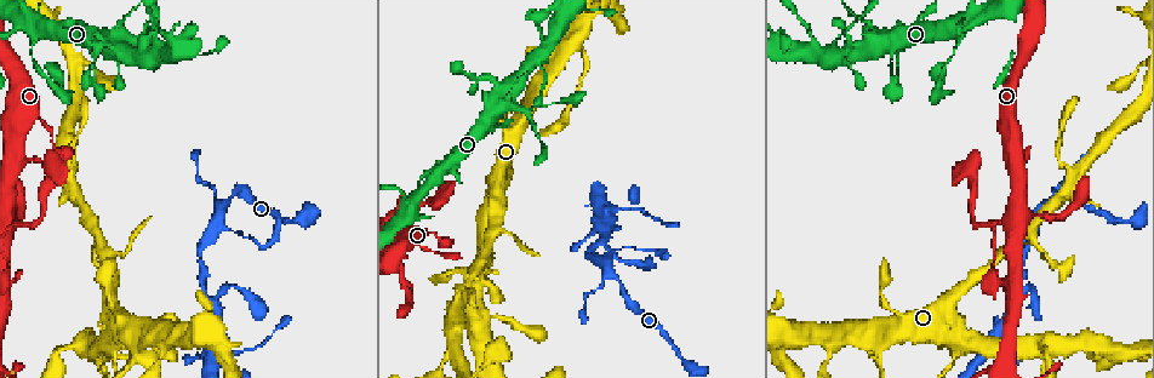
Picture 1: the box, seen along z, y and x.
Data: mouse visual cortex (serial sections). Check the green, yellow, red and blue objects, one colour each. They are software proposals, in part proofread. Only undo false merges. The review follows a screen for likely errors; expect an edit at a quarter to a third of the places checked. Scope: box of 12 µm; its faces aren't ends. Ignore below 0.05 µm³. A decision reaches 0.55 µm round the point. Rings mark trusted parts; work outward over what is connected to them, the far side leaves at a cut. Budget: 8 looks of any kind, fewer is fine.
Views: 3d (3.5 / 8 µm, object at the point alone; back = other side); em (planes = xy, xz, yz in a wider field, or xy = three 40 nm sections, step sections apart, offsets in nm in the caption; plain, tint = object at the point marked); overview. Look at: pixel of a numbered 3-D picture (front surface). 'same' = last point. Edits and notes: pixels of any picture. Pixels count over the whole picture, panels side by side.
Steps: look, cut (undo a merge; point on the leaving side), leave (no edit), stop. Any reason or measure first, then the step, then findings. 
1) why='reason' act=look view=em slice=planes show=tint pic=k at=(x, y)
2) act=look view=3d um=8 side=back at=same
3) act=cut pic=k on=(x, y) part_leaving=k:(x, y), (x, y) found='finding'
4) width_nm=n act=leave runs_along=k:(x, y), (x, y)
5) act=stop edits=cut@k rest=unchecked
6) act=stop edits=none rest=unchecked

why='three arms meet' act=look view=em slice=xy step=5 show=tint pic=1 at=(526, 113)

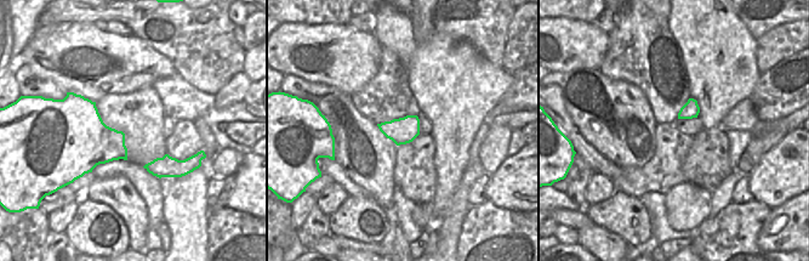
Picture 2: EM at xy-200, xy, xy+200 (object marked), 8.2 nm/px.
why='wider look' act=look view=3d um=3.5 at=same

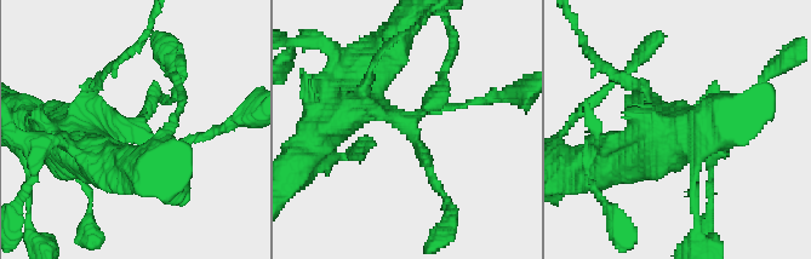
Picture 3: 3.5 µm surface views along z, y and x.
arms=3 act=leave runs_along=3:(336, 107), (406, 122), (473, 101) found='all the same cell'

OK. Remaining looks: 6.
why='arms part here' act=look view=3d um=3.5 pic=1 at=(40, 69)

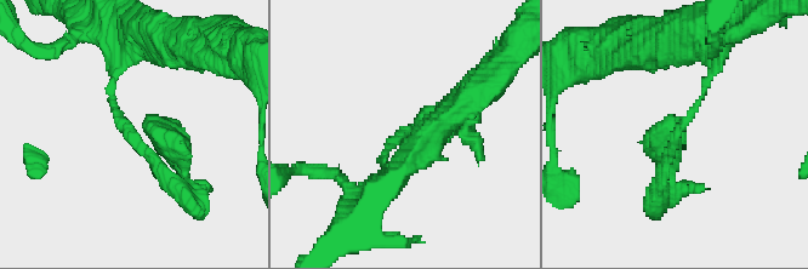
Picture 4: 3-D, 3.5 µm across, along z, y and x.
act=look view=em slice=xy step=2 show=tint pic=4 at=(136, 135)

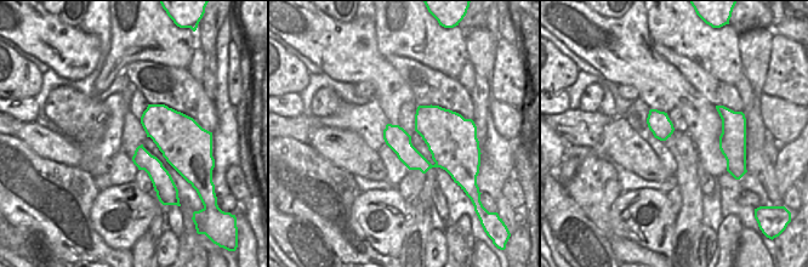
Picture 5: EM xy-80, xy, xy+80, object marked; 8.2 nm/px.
act=leave runs_along=4:(712, 72), (675, 135), (665, 190) found='one cell here'

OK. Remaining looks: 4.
why='branch point' act=look view=3d um=3.5 pic=1 at=(216, 227)

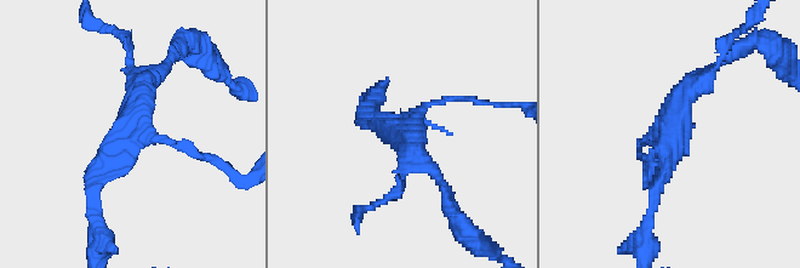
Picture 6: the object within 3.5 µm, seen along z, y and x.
why='shape alone is not enough' act=look view=em slice=xy step=1 show=tint pic=6 at=(128, 130)

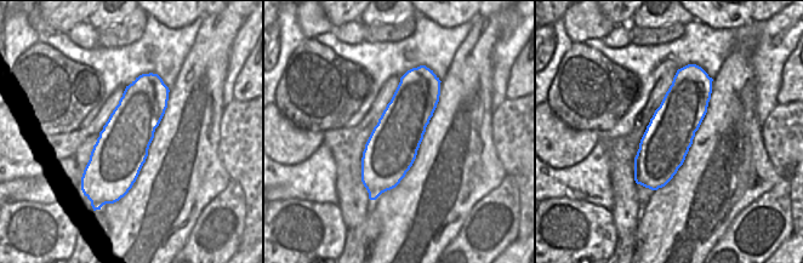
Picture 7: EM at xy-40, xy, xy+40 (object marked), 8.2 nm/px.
act=leave found='all the same cell'

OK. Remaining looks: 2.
act=stop edits=none rest=unchecked

